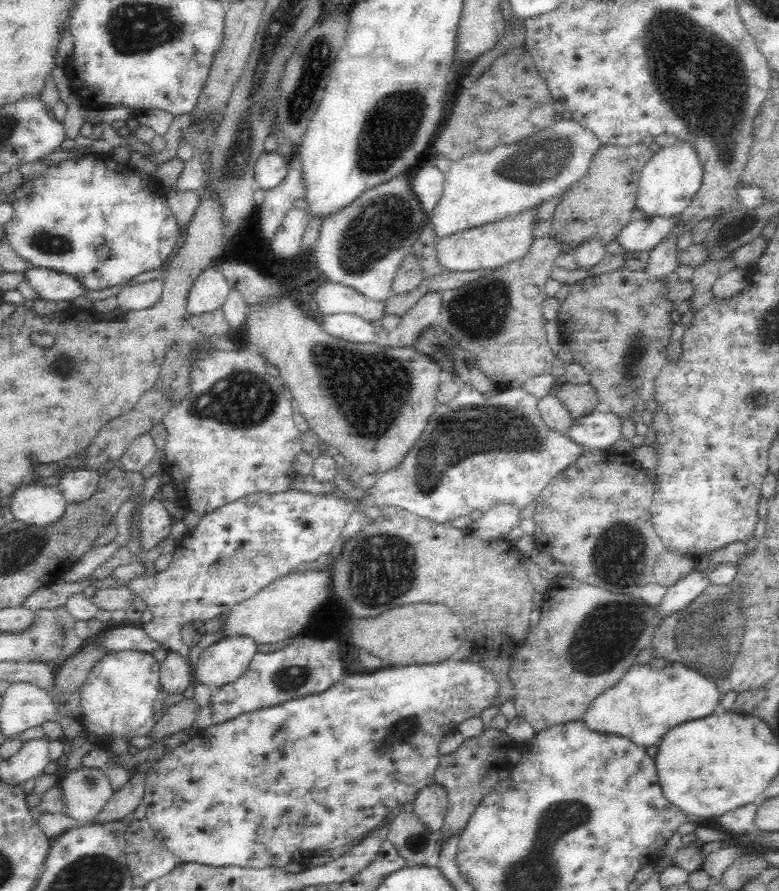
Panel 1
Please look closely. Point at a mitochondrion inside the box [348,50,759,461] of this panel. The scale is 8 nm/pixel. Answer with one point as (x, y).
(395, 124)

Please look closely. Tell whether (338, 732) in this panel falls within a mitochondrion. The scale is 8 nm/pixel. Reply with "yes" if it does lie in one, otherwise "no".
no

